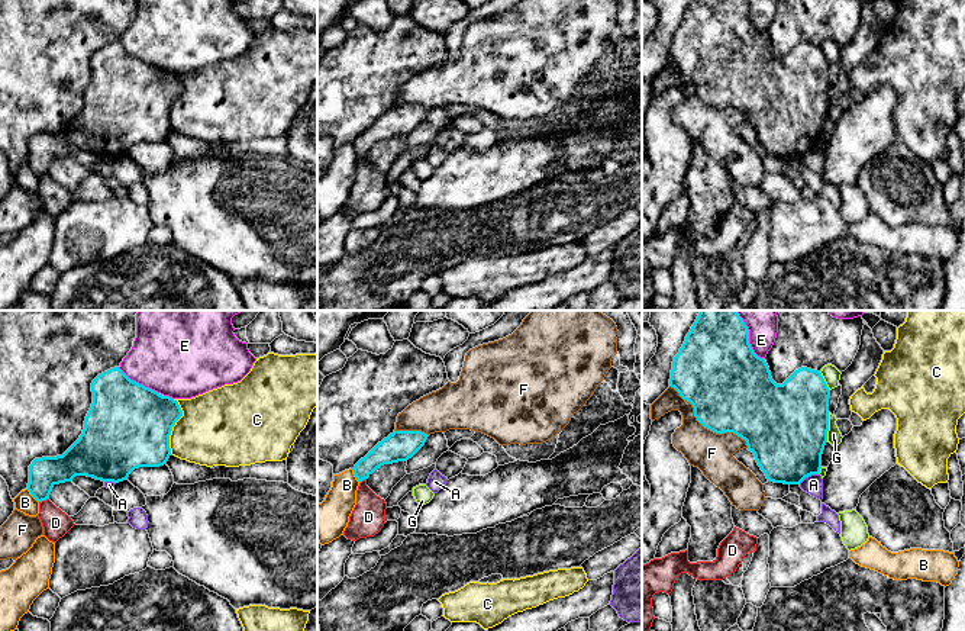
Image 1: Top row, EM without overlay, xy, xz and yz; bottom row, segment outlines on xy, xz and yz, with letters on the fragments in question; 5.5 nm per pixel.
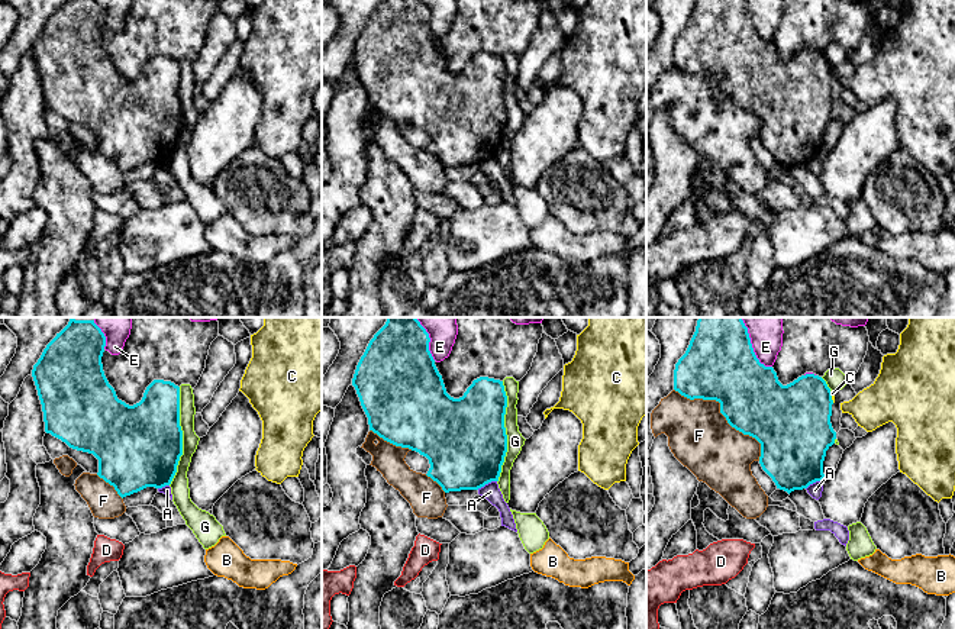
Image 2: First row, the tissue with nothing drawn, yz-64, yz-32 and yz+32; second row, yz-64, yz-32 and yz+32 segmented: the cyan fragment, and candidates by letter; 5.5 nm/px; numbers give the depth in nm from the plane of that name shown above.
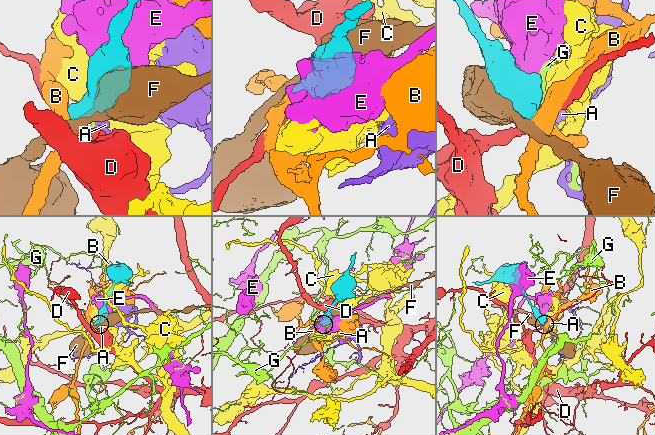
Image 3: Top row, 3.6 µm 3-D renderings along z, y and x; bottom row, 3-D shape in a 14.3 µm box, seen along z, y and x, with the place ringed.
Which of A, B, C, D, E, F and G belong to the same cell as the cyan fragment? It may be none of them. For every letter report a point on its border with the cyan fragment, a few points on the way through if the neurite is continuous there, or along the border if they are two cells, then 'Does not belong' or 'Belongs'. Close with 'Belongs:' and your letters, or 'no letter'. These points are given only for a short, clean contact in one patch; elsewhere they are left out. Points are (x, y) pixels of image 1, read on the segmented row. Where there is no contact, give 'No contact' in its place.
A: Touches cyan at yz (807, 476). Boundary: yz (817, 473), (806, 476), (799, 483). Does not belong
B: Touches cyan at xz (355, 476). Boundary: xz (351, 469), (360, 482). Does not belong
C: Touches cyan at xy (173, 425). Does not belong
D: Touches cyan at xy (44, 499). Boundary: xy (48, 498), (39, 502). Does not belong
E: Touches cyan at yz (748, 335). Does not belong
F: Touches cyan at yz (706, 427). Does not belong
G: Touches cyan at yz (828, 427). Does not belong
Belongs: no letter

